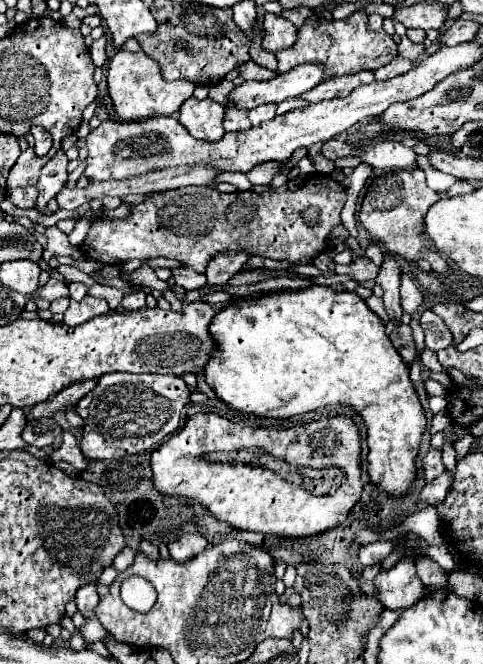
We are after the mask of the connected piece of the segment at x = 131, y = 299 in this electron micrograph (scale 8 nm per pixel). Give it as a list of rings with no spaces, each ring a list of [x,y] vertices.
[[[134,292],[130,296],[124,296],[122,308],[124,310],[140,310],[146,306],[146,294],[144,292]]]

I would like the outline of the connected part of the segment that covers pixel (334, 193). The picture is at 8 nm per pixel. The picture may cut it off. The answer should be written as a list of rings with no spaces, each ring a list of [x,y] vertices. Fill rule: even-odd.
[[[316,174],[304,182],[298,190],[286,190],[286,192],[232,192],[232,194],[222,194],[216,188],[210,186],[188,186],[188,188],[176,188],[176,190],[166,190],[158,194],[150,194],[150,198],[138,206],[132,206],[132,214],[126,220],[94,220],[92,228],[82,244],[82,252],[98,262],[104,264],[116,264],[116,262],[126,262],[126,260],[146,260],[146,258],[172,258],[184,264],[186,268],[204,274],[208,262],[228,250],[242,250],[248,252],[250,256],[264,256],[264,258],[274,258],[274,260],[288,260],[292,264],[302,262],[302,260],[312,260],[320,252],[328,248],[328,236],[336,224],[340,224],[340,212],[346,202],[346,190],[340,182],[336,182],[330,176]],[[306,208],[318,208],[318,222],[308,224],[302,218],[302,212]]]

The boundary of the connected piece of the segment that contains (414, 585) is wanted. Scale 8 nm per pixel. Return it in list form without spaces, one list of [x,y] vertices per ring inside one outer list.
[[[408,558],[400,560],[388,572],[380,572],[374,580],[374,586],[376,592],[380,592],[378,600],[384,604],[384,608],[396,612],[414,606],[424,594],[424,584],[416,574],[414,562]]]

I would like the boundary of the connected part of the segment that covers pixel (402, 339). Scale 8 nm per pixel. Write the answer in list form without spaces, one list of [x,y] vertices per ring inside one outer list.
[[[400,324],[394,328],[394,332],[390,334],[390,340],[394,344],[394,348],[398,350],[398,354],[402,356],[402,360],[412,366],[414,358],[416,358],[416,346],[412,340],[412,328],[408,324]]]

